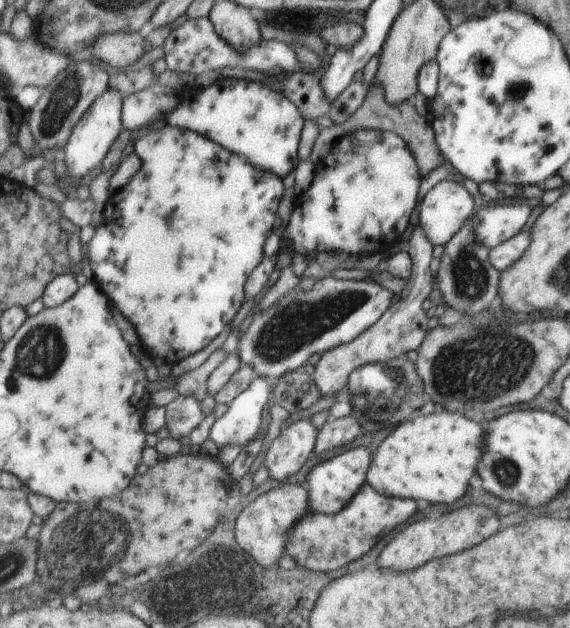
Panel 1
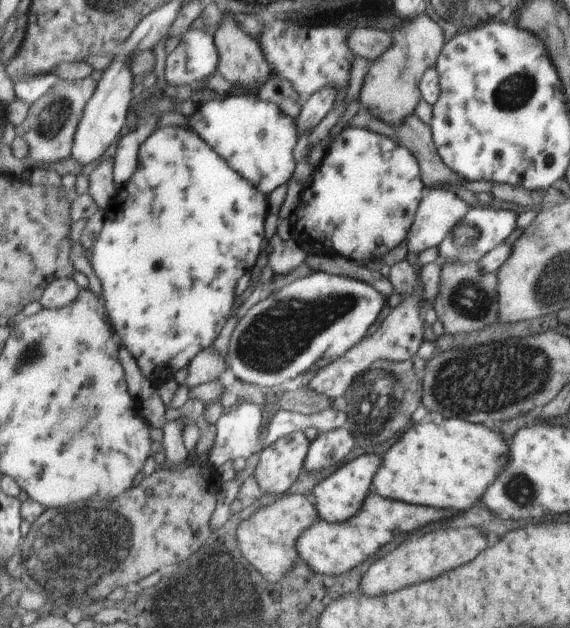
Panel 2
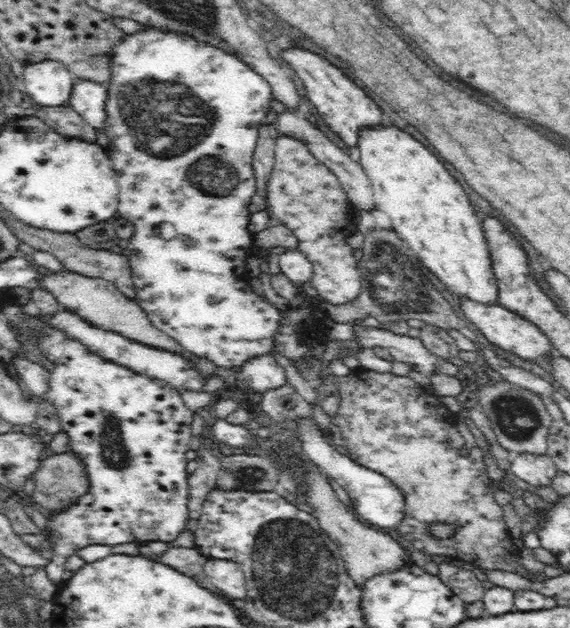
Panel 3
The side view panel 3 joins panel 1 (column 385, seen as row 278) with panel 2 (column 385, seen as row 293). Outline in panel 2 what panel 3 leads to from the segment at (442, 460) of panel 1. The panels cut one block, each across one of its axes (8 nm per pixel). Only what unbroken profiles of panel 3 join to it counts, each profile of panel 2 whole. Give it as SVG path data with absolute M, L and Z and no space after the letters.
M447 418L441 420L439 424L419 422L413 424L413 428L409 426L405 432L401 432L401 436L391 444L391 448L387 448L385 454L381 454L383 458L379 464L379 472L375 472L371 490L387 500L423 504L427 508L447 512L469 510L471 506L481 504L483 492L487 492L495 476L499 476L499 468L501 464L505 464L505 454L507 454L507 442L503 442L503 438L489 426L463 422L463 418Z

